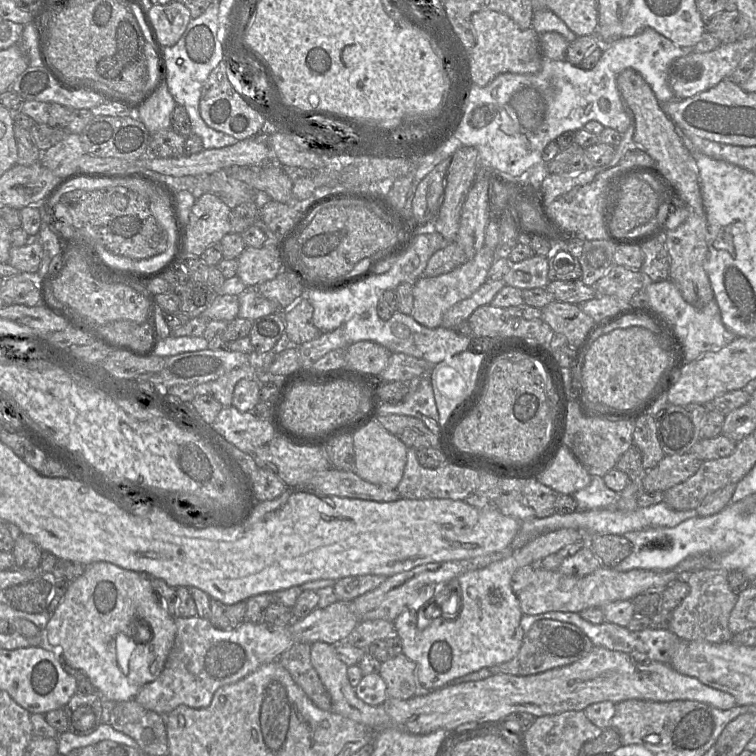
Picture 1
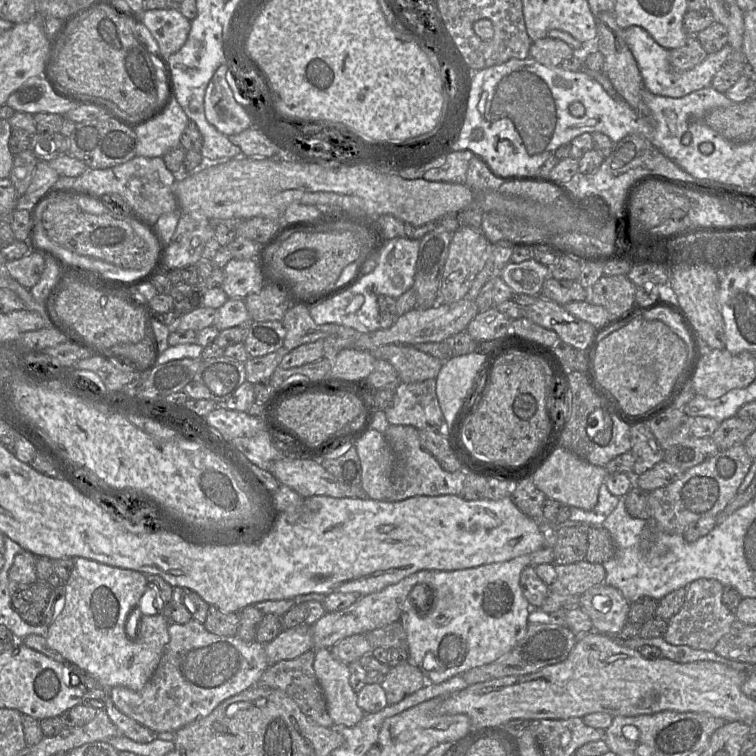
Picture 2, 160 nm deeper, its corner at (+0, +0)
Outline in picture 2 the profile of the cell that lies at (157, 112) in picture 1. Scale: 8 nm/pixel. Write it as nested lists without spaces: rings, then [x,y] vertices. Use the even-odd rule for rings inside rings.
[[[174,96],[162,115],[135,130],[137,156],[163,157],[168,151],[178,147],[181,134],[189,121]]]

